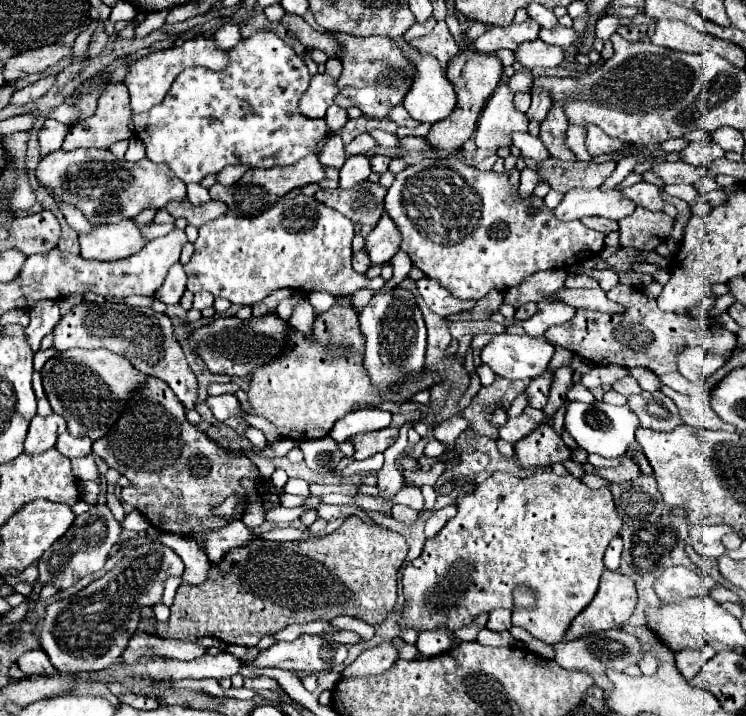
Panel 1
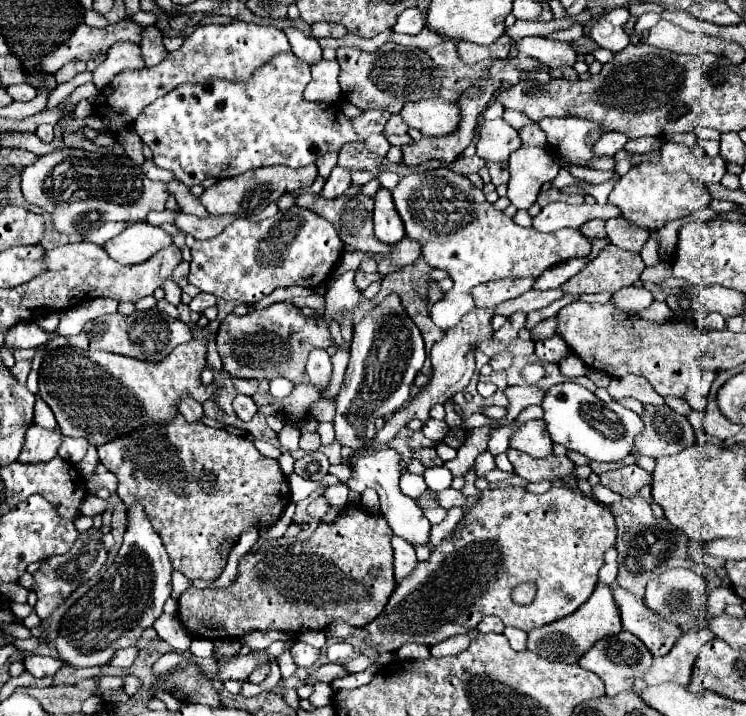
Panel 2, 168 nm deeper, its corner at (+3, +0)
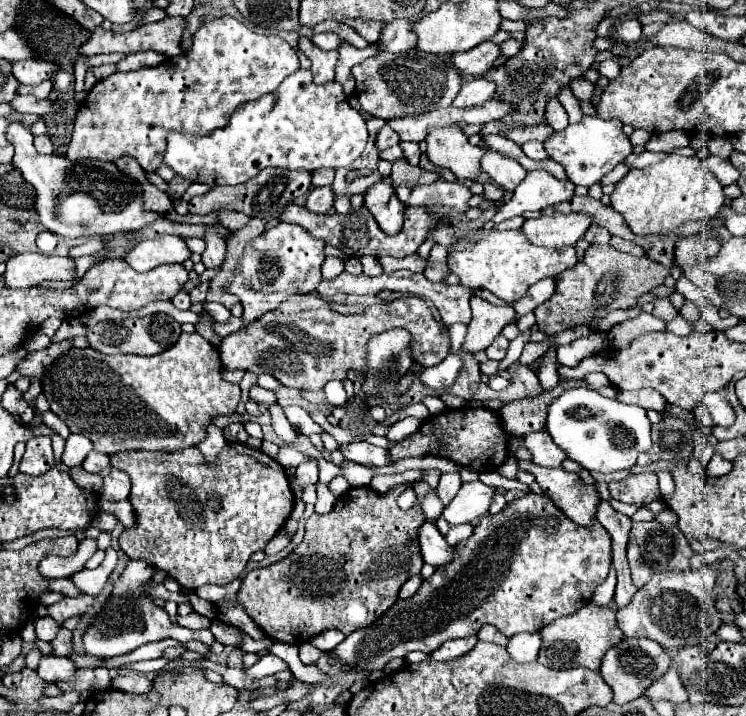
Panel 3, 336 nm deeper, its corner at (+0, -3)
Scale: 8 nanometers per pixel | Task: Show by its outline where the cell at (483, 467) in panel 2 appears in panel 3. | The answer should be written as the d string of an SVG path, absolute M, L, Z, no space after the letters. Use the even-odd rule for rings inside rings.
M480 479L472 483L462 483L456 497L446 505L442 517L448 519L450 525L476 523L480 517L488 513L492 495L494 487L484 485Z

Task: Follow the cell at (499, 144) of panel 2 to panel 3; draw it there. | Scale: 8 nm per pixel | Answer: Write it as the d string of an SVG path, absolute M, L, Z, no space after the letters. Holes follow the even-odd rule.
M492 149L484 153L484 157L480 159L480 165L482 165L482 171L486 171L494 179L494 183L498 183L502 189L508 189L508 191L514 191L514 187L526 175L526 169L516 159Z

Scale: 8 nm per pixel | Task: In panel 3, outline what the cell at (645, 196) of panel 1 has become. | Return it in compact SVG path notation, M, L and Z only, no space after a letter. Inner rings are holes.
M670 153L660 163L648 165L644 169L630 169L610 195L610 205L626 219L636 235L666 233L686 221L712 219L722 207L724 193L700 191L708 189L708 185L704 185L708 175L708 167L704 167L698 157L682 157L678 153Z

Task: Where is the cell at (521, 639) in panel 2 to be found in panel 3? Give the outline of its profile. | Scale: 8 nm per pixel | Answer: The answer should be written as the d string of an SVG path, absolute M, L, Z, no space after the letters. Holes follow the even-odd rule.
M516 633L508 641L508 653L518 661L518 663L530 663L536 661L540 649L540 633Z

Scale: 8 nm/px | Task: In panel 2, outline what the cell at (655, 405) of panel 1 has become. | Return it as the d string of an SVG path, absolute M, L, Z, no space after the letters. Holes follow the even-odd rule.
M645 406L645 414L641 418L645 422L645 430L643 430L641 436L637 436L635 448L643 456L653 456L653 458L671 456L671 454L677 454L677 452L685 450L689 444L695 444L693 426L687 420L687 416L677 414L669 406Z

